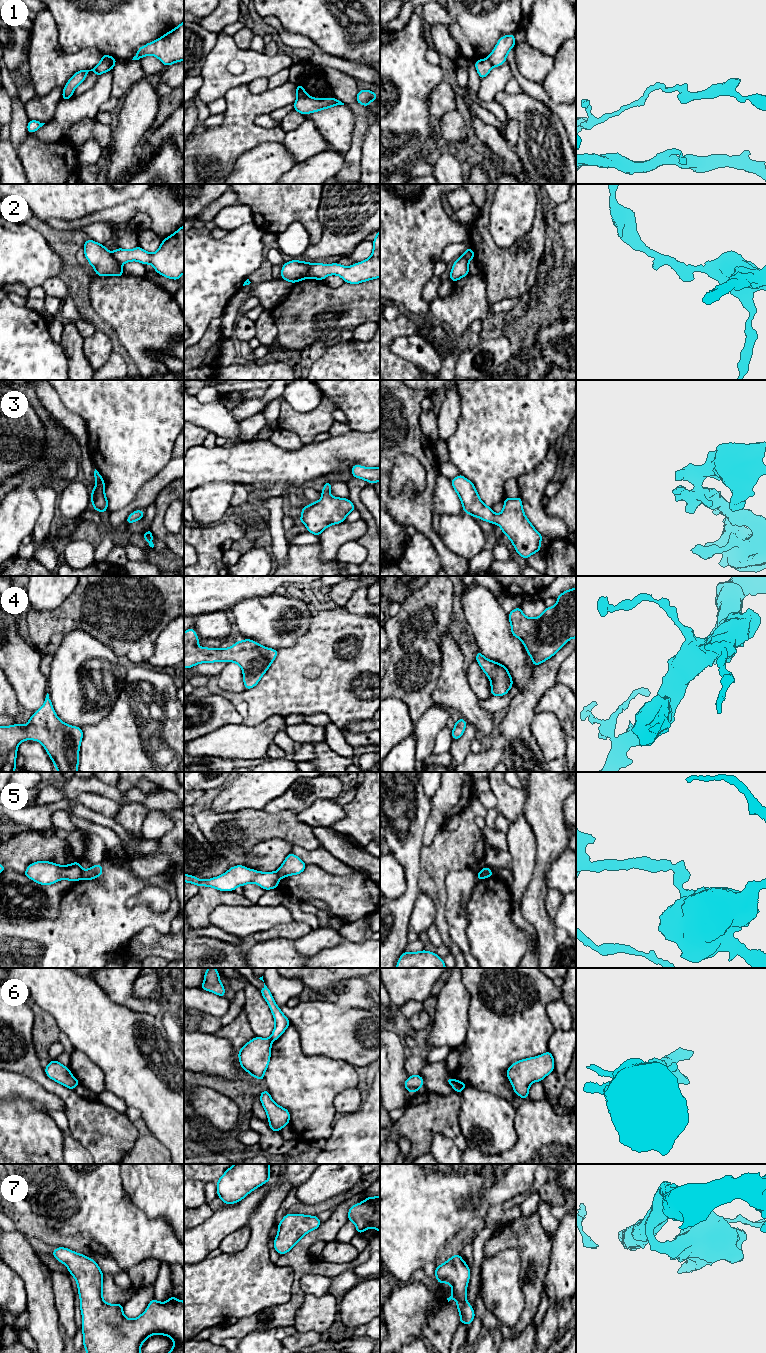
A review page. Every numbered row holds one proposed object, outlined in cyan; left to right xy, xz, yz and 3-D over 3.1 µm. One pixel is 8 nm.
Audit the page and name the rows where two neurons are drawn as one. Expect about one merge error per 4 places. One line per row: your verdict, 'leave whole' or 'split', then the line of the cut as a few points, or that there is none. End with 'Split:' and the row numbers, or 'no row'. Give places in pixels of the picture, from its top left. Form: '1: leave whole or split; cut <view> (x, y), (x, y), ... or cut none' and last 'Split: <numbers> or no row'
1: split; cut xy (102, 59), (108, 60), (113, 66)
2: split; cut xz (312, 263), (307, 277)
3: leave whole; cut none
4: leave whole; cut none
5: split; cut xy (84, 870), (81, 878)
6: split; cut xz (269, 1038), (272, 1041)
7: leave whole; cut none
Split: 1, 2, 5, 6

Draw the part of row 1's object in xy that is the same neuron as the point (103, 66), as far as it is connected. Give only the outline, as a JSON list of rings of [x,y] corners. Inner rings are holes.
[[[101,60],[93,69],[91,70],[80,70],[77,71],[66,83],[63,94],[62,94],[62,100],[67,100],[73,96],[73,92],[76,89],[76,87],[82,83],[88,72],[93,71],[97,77],[107,71],[110,71],[114,69],[113,64],[110,61],[107,60]]]

